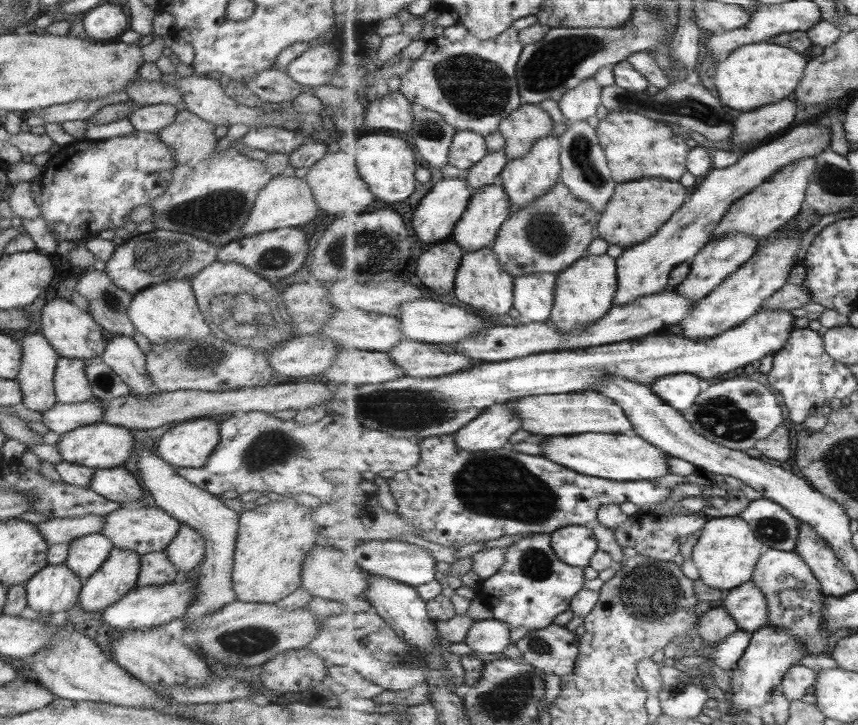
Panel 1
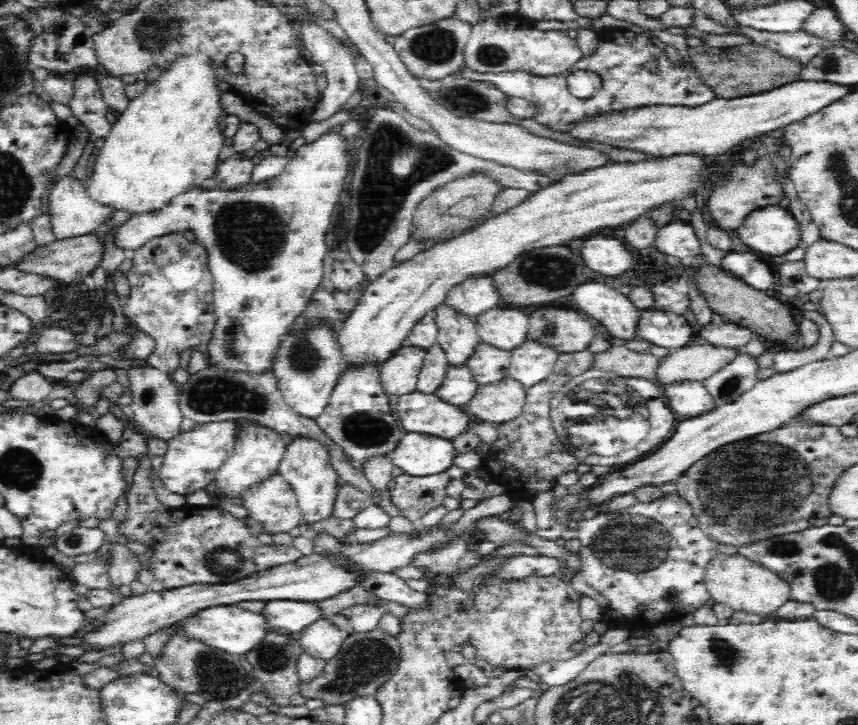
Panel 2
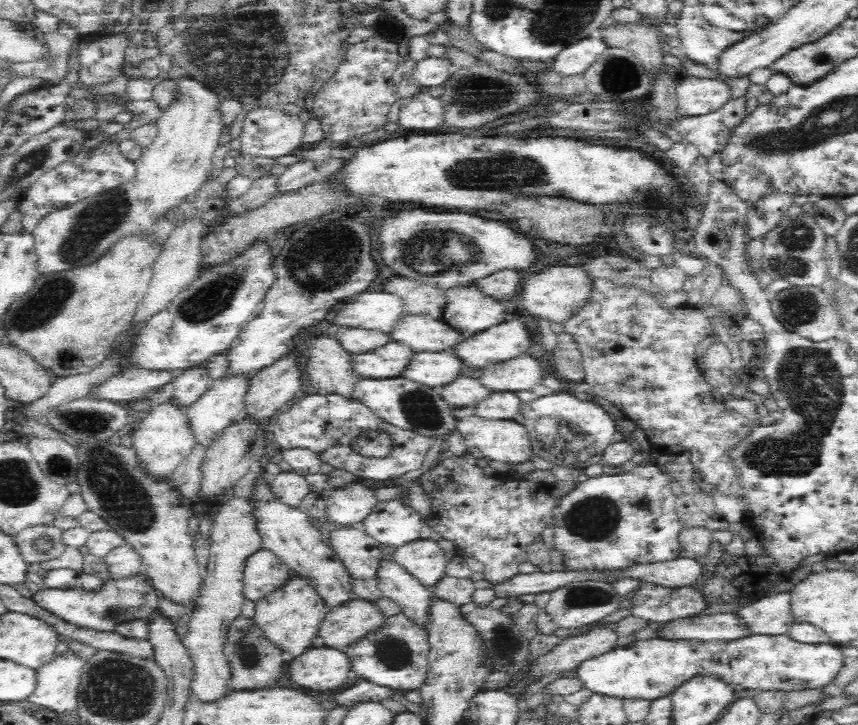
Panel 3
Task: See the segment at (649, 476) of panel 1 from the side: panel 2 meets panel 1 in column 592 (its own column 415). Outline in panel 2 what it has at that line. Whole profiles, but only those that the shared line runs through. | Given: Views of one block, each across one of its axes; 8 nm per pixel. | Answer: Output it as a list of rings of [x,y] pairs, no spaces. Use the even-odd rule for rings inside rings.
[[[406,433],[388,458],[410,476],[430,476],[446,472],[457,453],[450,439]]]

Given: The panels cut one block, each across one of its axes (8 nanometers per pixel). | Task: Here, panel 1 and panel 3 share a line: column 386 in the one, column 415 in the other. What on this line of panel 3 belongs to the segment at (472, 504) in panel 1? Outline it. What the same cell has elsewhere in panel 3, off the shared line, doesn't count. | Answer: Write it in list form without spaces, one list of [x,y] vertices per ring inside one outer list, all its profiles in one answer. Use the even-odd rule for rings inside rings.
[[[446,439],[437,441],[433,460],[421,472],[412,478],[400,481],[371,484],[374,487],[376,500],[402,500],[407,495],[407,490],[412,487],[418,487],[424,490],[427,497],[432,502],[432,512],[423,519],[432,530],[435,530],[444,539],[450,540],[455,546],[455,554],[460,557],[476,558],[484,566],[480,577],[484,578],[492,585],[508,582],[513,576],[518,574],[518,566],[528,560],[528,546],[534,542],[545,541],[542,538],[542,532],[546,526],[554,526],[555,520],[553,510],[559,504],[558,498],[550,494],[548,484],[534,482],[527,479],[516,478],[516,482],[498,482],[494,478],[488,478],[468,452],[463,456],[454,456],[448,449]]]

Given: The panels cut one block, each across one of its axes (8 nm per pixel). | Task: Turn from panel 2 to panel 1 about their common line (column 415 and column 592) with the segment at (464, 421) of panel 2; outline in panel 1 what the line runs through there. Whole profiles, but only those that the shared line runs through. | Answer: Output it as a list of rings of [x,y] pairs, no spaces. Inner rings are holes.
[[[583,390],[569,394],[527,396],[508,402],[515,410],[515,416],[521,418],[522,430],[543,436],[571,436],[587,433],[625,434],[631,433],[634,426],[625,414],[624,408],[605,393],[598,390]]]

